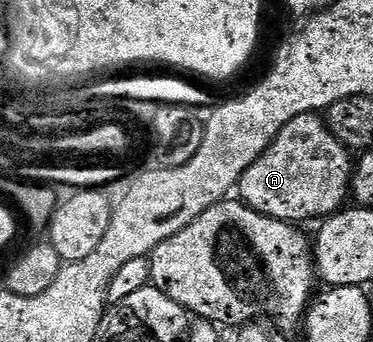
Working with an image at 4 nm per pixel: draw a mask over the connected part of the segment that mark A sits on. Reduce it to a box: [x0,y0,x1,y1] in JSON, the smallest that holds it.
[238,112,354,220]

